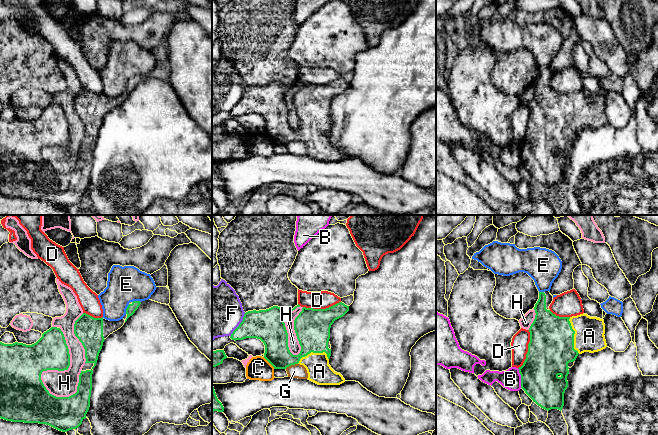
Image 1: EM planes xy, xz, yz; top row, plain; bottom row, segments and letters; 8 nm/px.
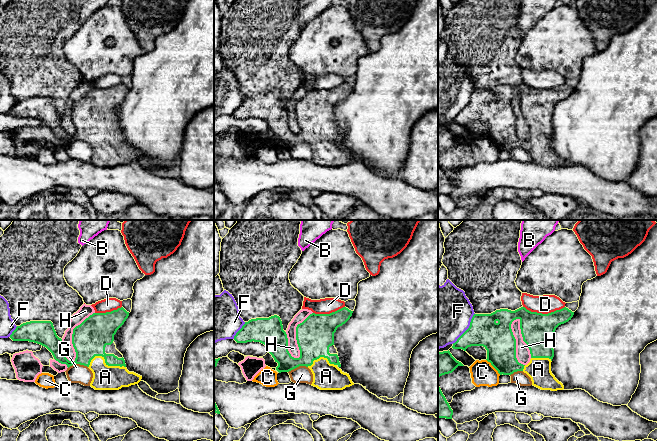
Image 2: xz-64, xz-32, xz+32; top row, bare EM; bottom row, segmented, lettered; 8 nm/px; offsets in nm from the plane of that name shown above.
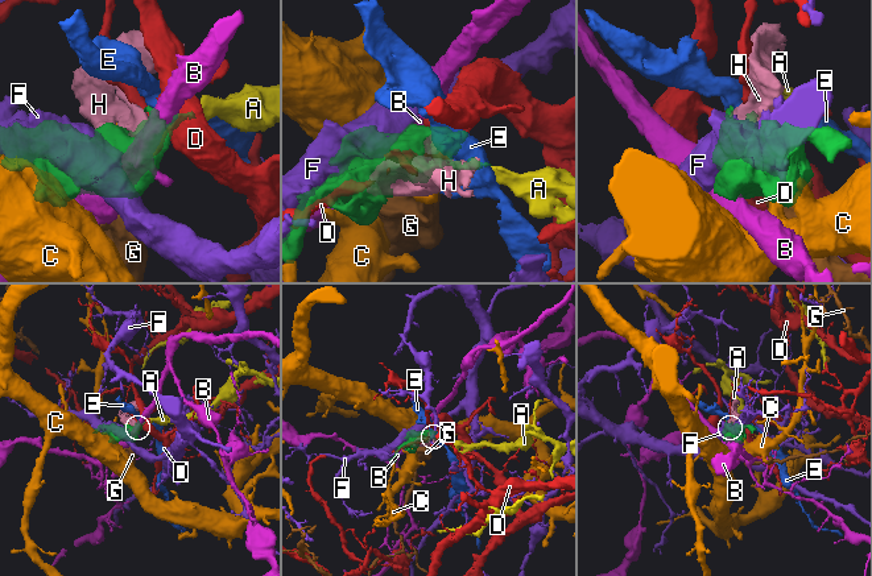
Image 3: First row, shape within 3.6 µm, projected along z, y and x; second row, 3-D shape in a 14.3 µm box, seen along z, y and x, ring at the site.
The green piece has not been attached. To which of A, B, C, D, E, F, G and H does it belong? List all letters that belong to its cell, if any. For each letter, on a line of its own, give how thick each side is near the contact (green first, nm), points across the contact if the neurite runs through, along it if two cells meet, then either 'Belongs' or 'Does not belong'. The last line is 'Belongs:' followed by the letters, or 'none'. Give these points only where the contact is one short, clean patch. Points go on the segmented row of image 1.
A: Thickness 360 nm (green) against 240 nm. Belongs
B: Thickness 320 nm (green) against 160 nm. Does not belong
C: Thickness 220 nm (green) against 190 nm. Does not belong
D: Thickness 360 nm (green) against 140 nm. Does not belong
E: Thickness 70 nm (green) against 300 nm. Does not belong
F: Thickness 260 nm (green) against 420 nm. Does not belong
G: Thickness 200 nm (green) against 110 nm. Does not belong
H: Thickness 300 nm (green) against 200 nm. Does not belong
Belongs: A

